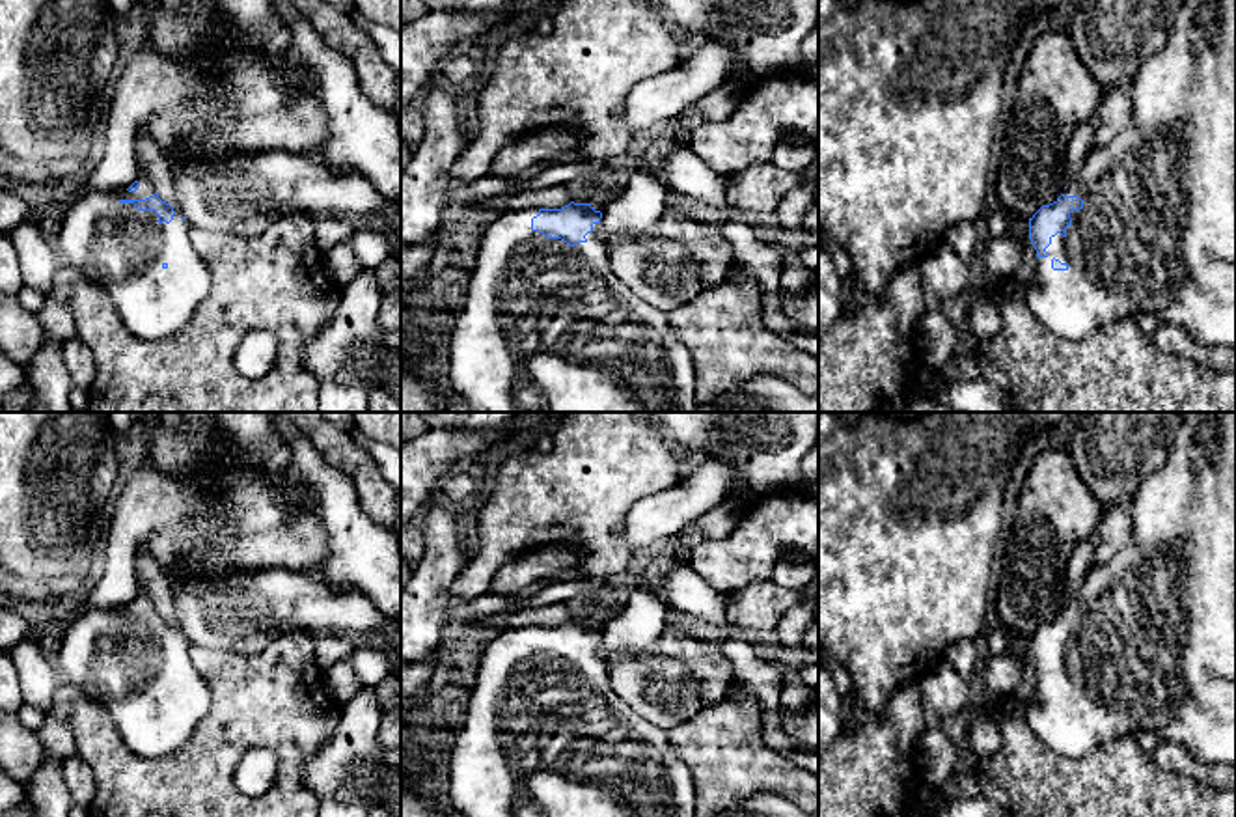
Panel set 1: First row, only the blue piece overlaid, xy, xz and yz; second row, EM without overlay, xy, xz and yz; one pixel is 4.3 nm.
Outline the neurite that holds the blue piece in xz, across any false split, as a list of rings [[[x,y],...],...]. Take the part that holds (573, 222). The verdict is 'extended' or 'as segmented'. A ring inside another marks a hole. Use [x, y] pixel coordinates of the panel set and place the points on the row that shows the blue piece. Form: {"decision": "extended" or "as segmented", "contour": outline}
{"decision": "extended", "contour": [[[570,201],[561,209],[503,211],[496,222],[479,233],[477,261],[472,267],[466,306],[449,338],[449,382],[472,412],[697,412],[694,356],[677,338],[667,312],[641,300],[615,276],[608,244],[597,239],[600,218],[602,213],[589,203]]]}

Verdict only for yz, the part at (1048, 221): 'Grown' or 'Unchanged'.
Grown

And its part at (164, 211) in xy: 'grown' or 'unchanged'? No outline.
grown

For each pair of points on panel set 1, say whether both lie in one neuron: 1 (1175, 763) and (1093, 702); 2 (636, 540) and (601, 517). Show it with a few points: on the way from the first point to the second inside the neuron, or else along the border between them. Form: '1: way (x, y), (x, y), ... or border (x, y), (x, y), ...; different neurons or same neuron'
1: border (1162, 741), (1182, 747), (1201, 761); different neurons
2: border (647, 495), (621, 525), (632, 551); different neurons

